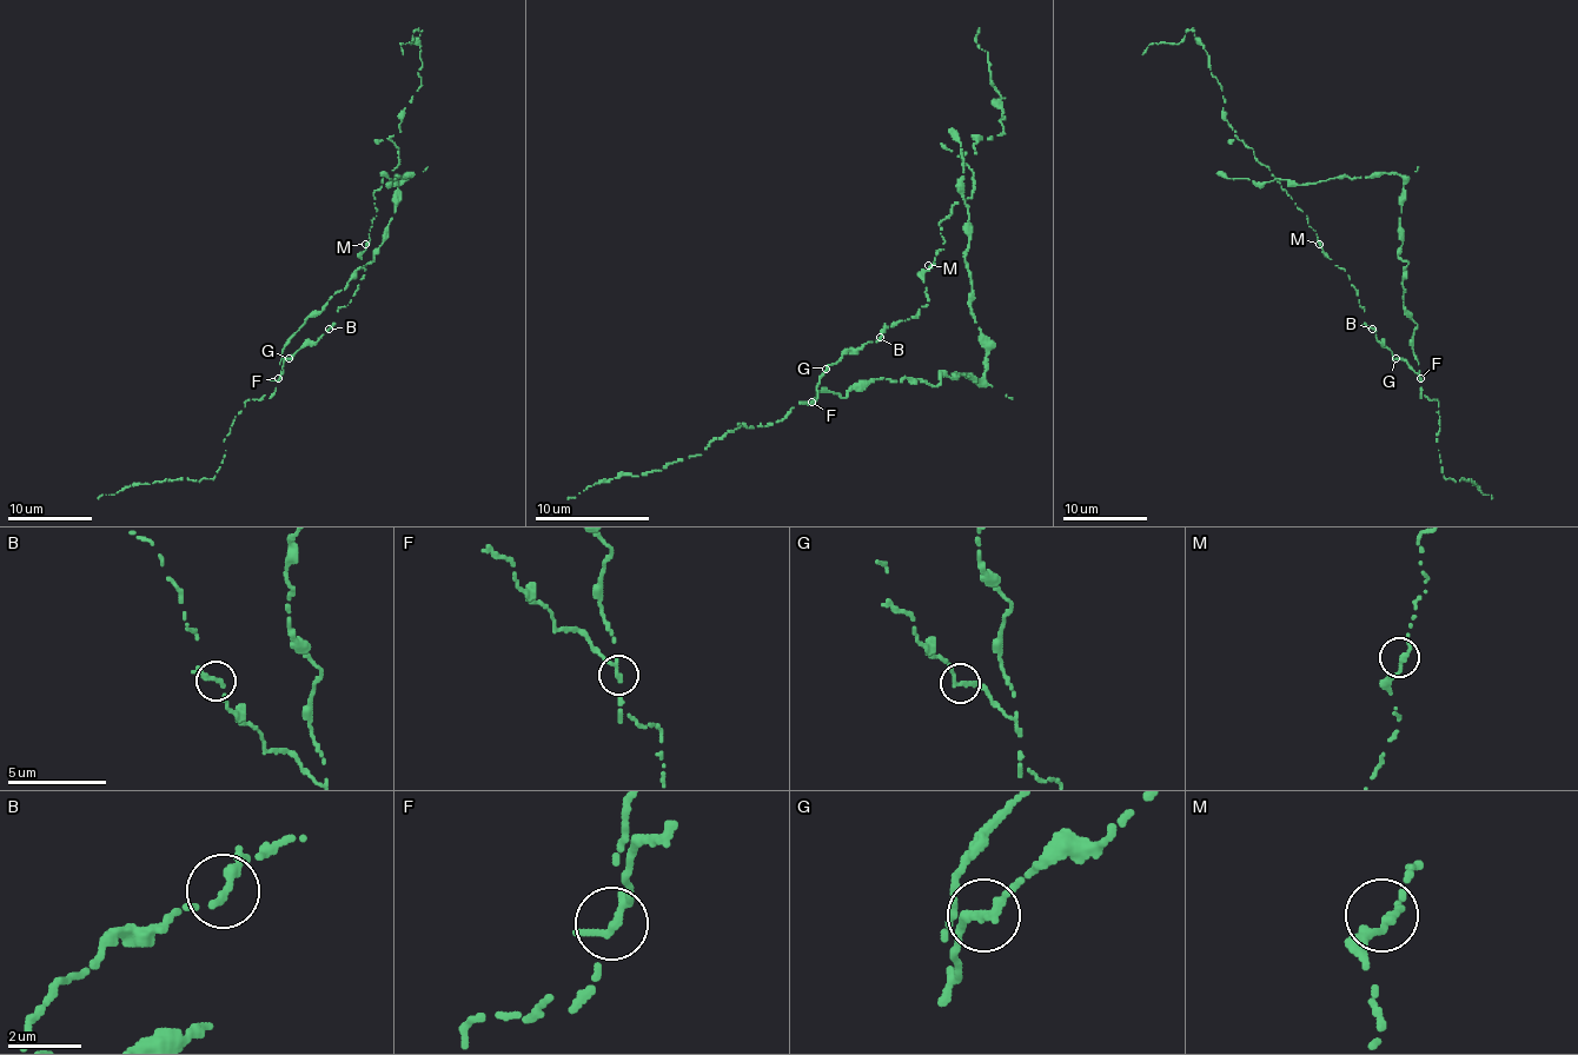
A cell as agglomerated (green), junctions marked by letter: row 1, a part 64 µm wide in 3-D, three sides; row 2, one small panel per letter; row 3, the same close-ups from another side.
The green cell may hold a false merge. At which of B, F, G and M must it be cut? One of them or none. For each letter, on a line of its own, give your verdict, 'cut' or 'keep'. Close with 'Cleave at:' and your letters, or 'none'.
B: keep
F: cut
G: keep
M: keep
Cleave at: F

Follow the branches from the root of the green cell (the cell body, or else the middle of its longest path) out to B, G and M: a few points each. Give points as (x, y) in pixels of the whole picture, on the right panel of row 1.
B: (1399, 247), (1409, 263), (1404, 310), (1417, 324), (1412, 352), (1419, 371), (1396, 358), (1372, 329)
G: (1399, 247), (1399, 257), (1409, 263), (1401, 282), (1404, 310), (1417, 324), (1412, 352), (1419, 371), (1396, 358)
M: (1399, 247), (1404, 180), (1398, 173), (1338, 176), (1306, 184), (1272, 180), (1272, 176), (1306, 216), (1319, 244)

